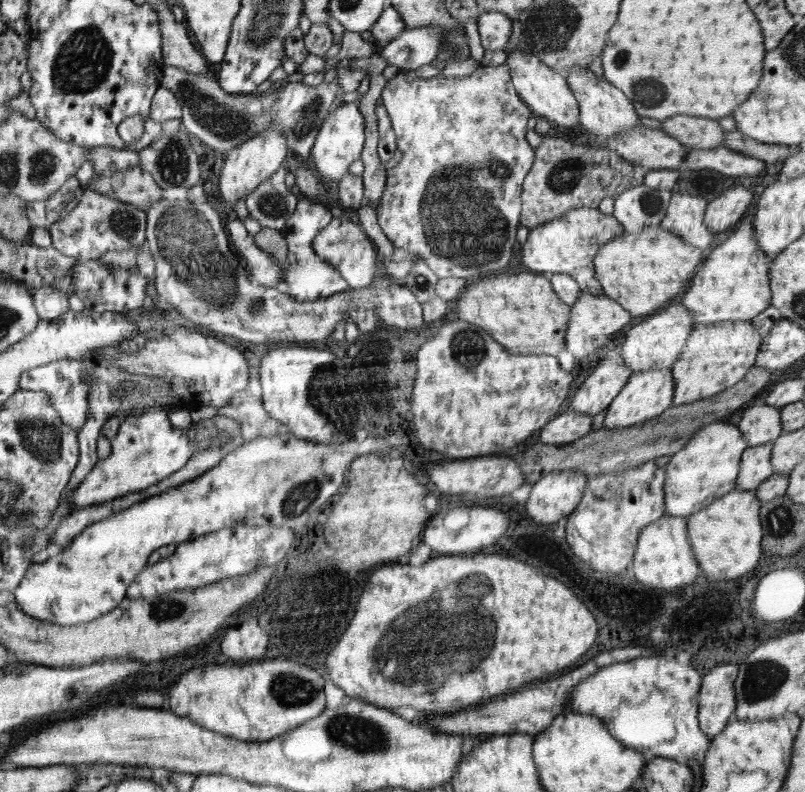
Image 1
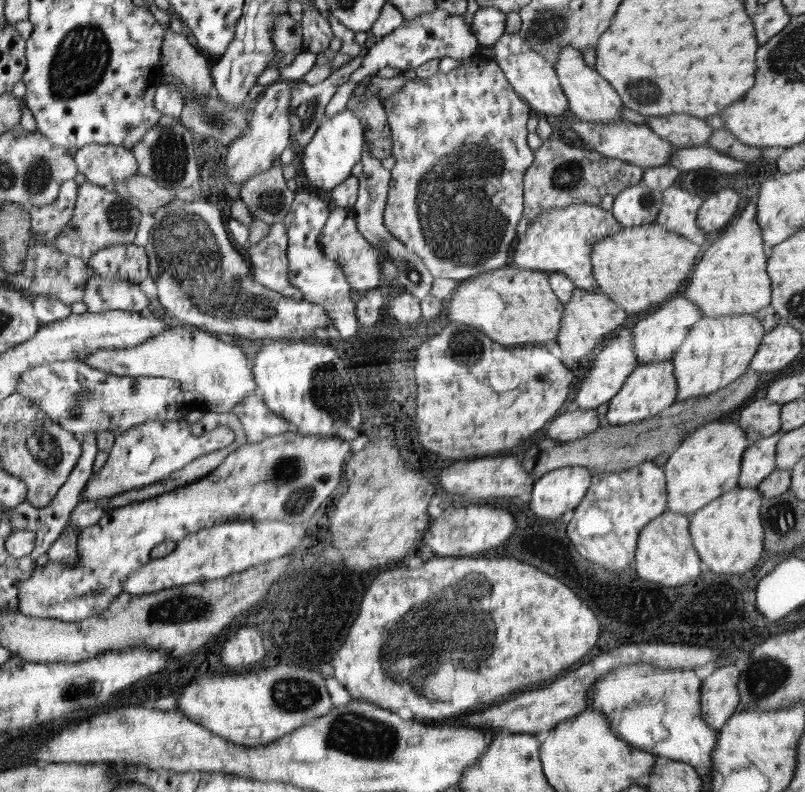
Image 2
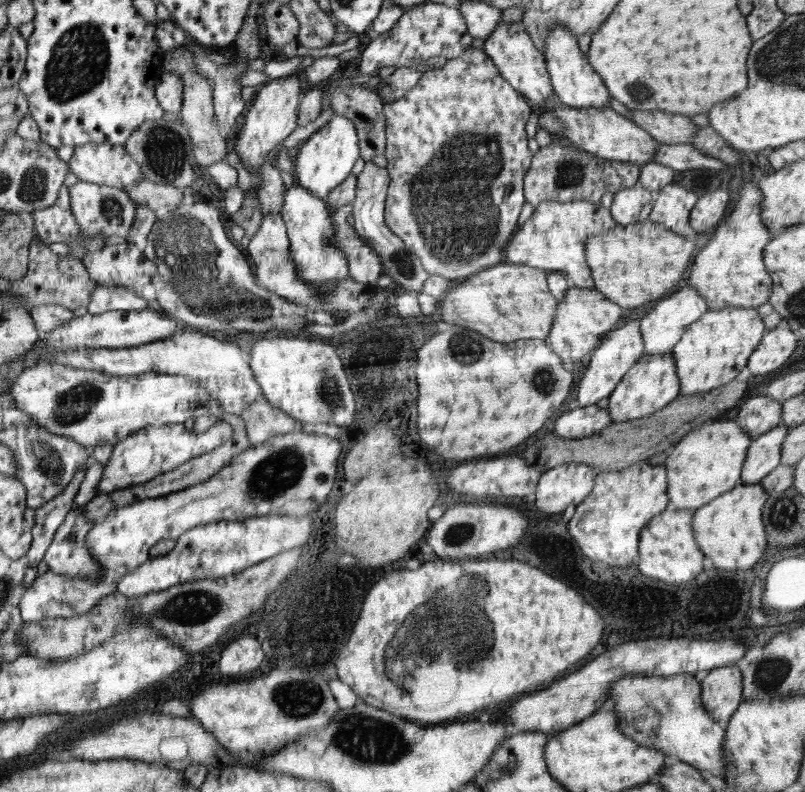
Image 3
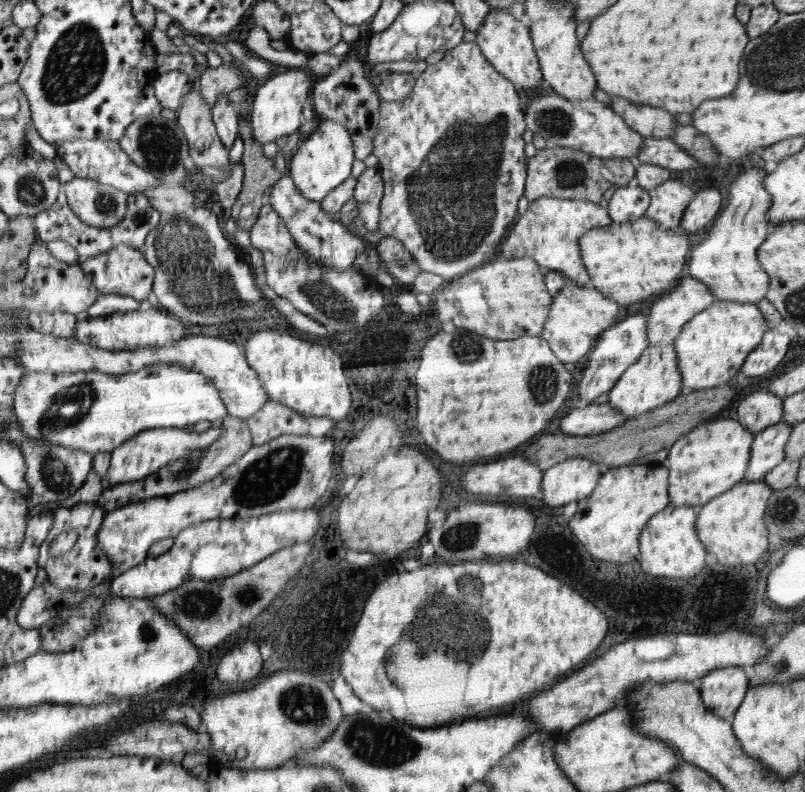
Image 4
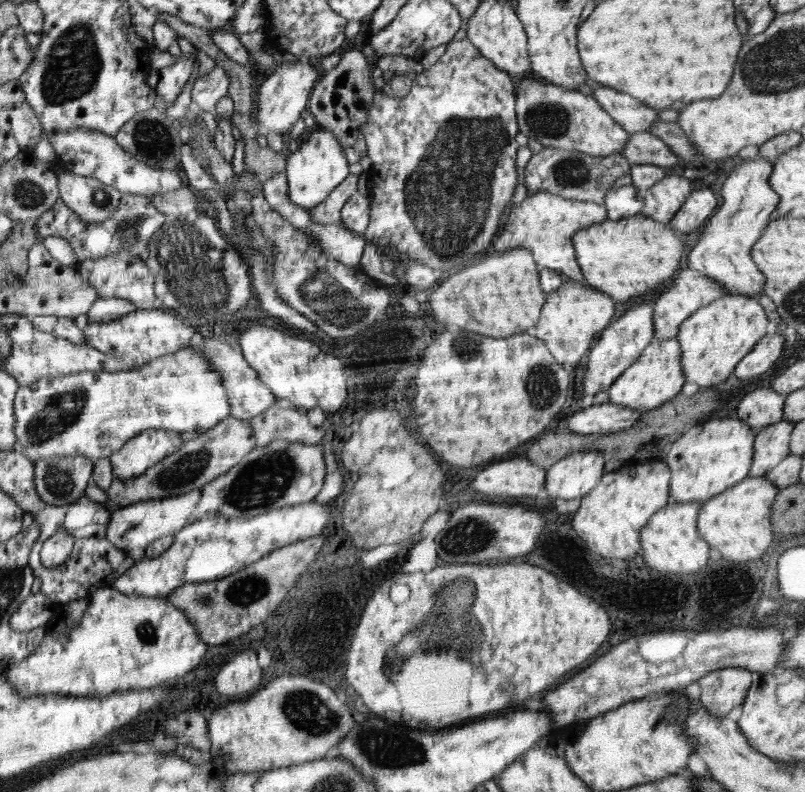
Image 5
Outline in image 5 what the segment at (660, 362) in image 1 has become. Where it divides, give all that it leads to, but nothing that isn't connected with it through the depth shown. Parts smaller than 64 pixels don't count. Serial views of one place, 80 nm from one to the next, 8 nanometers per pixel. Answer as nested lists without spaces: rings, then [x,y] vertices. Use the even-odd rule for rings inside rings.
[[[690,267],[678,270],[676,276],[670,281],[670,286],[664,288],[662,296],[653,302],[654,309],[654,339],[669,339],[676,337],[679,325],[684,322],[695,310],[710,304],[725,294],[725,290],[719,282],[714,282],[704,273],[692,270]]]

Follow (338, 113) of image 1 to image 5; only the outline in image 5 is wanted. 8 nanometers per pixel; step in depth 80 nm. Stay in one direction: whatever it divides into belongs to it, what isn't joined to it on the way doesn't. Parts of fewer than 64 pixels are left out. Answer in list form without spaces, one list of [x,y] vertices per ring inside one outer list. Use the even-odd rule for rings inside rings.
[[[316,127],[309,130],[298,150],[289,155],[285,175],[288,198],[300,208],[311,209],[320,204],[348,176],[348,159],[339,140],[329,131]]]

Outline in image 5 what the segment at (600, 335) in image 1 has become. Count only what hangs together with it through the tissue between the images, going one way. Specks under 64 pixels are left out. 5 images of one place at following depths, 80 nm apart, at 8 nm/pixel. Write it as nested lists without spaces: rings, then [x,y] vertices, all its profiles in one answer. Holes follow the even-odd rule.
[[[566,279],[556,290],[547,294],[532,333],[545,342],[558,364],[574,366],[591,349],[598,334],[612,322],[615,303],[613,298],[598,289]]]

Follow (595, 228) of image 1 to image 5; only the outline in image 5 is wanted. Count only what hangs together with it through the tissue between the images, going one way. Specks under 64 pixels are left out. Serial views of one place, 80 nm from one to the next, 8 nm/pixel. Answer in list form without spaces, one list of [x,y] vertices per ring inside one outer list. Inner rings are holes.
[[[548,191],[528,194],[520,203],[509,206],[501,230],[491,242],[496,251],[506,252],[514,248],[530,250],[538,268],[553,270],[566,279],[583,283],[584,278],[580,265],[576,262],[573,234],[592,225],[600,224],[607,219],[604,204],[595,202],[571,201]]]

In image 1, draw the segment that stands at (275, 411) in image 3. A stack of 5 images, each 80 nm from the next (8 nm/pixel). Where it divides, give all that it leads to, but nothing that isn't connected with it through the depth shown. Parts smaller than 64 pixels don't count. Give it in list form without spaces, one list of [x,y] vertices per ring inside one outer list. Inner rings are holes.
[[[237,392],[229,404],[217,411],[218,416],[233,418],[243,434],[243,440],[251,441],[258,437],[269,437],[283,429],[263,407],[263,401],[250,392]]]

